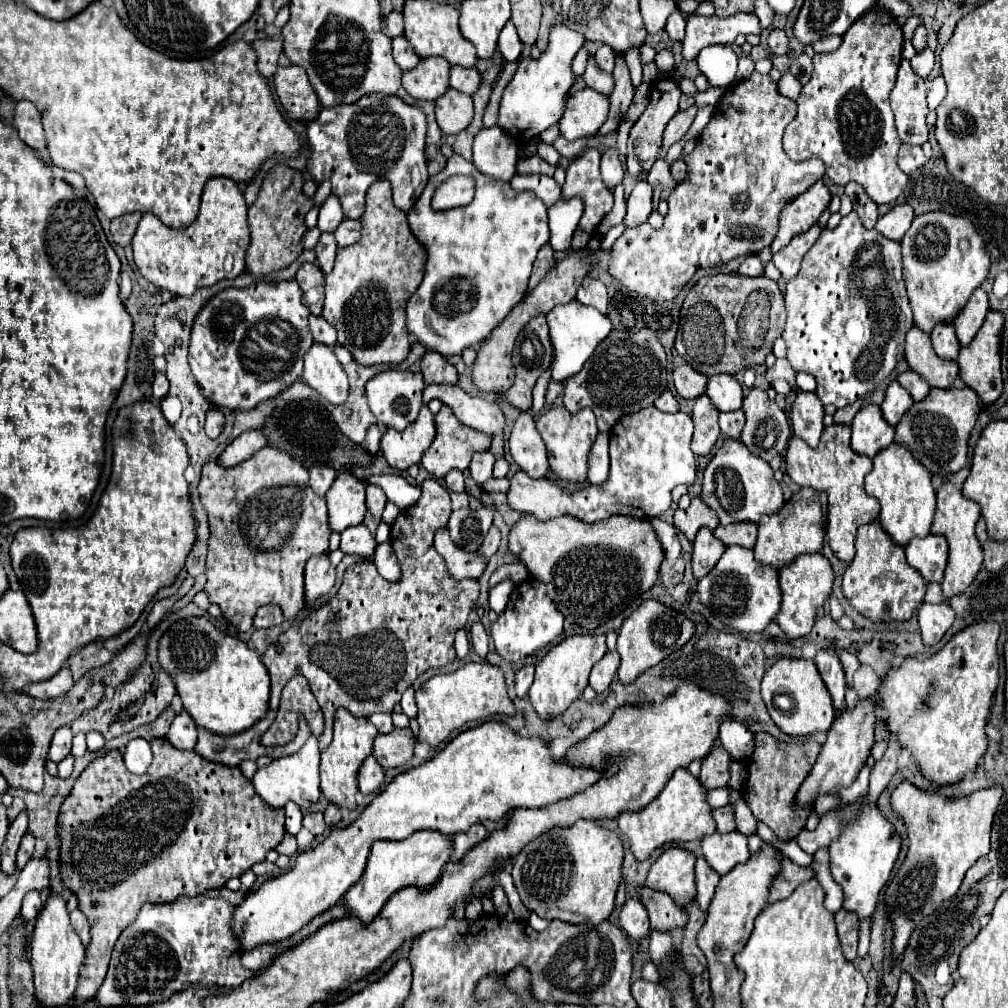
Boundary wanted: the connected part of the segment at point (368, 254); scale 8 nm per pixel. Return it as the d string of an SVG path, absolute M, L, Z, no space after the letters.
M384 179L370 185L360 223L360 241L338 249L334 269L326 275L322 317L336 327L338 343L346 347L360 365L398 365L410 351L406 303L424 277L428 251L410 231L406 211L394 207L390 183Z

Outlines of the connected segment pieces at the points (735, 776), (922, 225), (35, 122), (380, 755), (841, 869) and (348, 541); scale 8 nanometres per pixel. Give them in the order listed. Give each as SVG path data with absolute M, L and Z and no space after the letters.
M733 761L730 765L730 780L728 785L741 791L742 785L747 778L748 772L746 767L739 761Z
M942 211L926 213L912 221L912 227L906 231L900 245L902 275L914 313L914 325L924 333L932 333L936 323L952 321L960 345L970 345L990 309L984 289L978 289L988 277L990 261L984 251L984 241L974 225L964 217Z
M18 101L14 109L14 127L18 129L26 145L38 151L46 149L46 133L40 113L36 111L36 105L32 105L30 101Z
M394 729L386 735L378 735L374 741L374 757L384 769L400 767L412 759L414 735L410 729Z
M876 805L864 807L858 821L848 825L844 833L830 845L830 869L832 877L844 889L844 909L862 917L872 917L878 901L878 893L890 877L894 861L900 851L900 837L890 821L886 821Z
M356 525L356 527L348 527L342 531L342 543L340 549L346 555L358 555L358 557L370 557L374 553L376 541L374 537L368 533L368 529L364 525Z

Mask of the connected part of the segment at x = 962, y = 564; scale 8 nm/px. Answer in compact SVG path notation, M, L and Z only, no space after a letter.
M944 483L936 491L936 499L938 499L938 505L936 505L936 515L934 515L930 533L938 533L938 535L946 537L946 541L948 541L950 555L948 555L948 565L946 565L946 573L944 573L944 581L942 581L942 591L946 597L952 597L952 595L958 595L964 589L968 589L968 585L974 581L974 577L978 575L978 571L982 567L982 549L974 535L974 525L980 517L980 507L972 499L966 499L960 493L960 489L956 489L952 483Z

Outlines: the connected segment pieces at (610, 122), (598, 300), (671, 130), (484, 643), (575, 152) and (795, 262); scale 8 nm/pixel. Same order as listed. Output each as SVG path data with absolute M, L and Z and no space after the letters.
M616 55L616 67L614 67L614 89L610 93L610 111L608 111L608 119L606 123L598 129L596 135L608 135L612 131L616 131L622 115L626 113L626 109L632 103L632 81L630 81L630 73L624 61L624 55Z
M584 277L582 285L576 293L576 299L580 303L586 303L586 305L598 309L602 315L608 315L608 291L606 291L606 285L598 279Z
M692 105L692 107L686 109L686 111L678 111L678 113L670 119L670 123L668 123L666 129L664 129L664 137L662 137L662 147L660 147L658 159L662 159L662 157L666 155L666 151L670 149L672 143L676 143L678 139L682 139L682 137L686 135L686 131L690 129L690 125L692 125L692 121L694 121L694 117L696 117L696 111L698 111L698 107Z
M476 622L470 629L471 641L475 652L485 658L488 653L489 636L480 622Z
M560 135L552 145L554 145L554 149L556 149L562 157L574 159L574 157L578 157L578 155L588 147L588 139L590 139L590 137L582 137L582 139L576 139L576 141L568 141L568 139L564 139L564 137Z
M816 223L816 225L812 225L806 233L800 233L800 235L796 235L796 237L792 237L792 241L790 241L784 249L780 249L778 253L774 253L772 263L780 269L784 281L790 281L790 279L798 273L802 257L804 257L804 255L808 253L808 249L818 241L820 233L822 233L822 227Z

